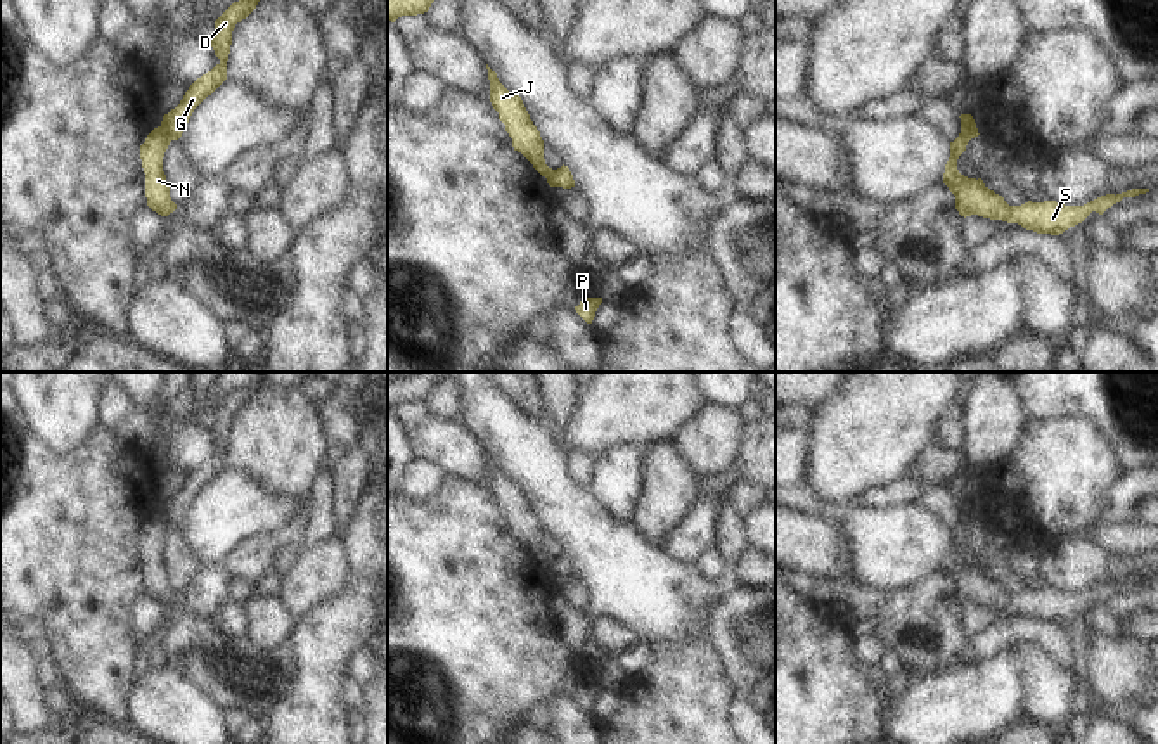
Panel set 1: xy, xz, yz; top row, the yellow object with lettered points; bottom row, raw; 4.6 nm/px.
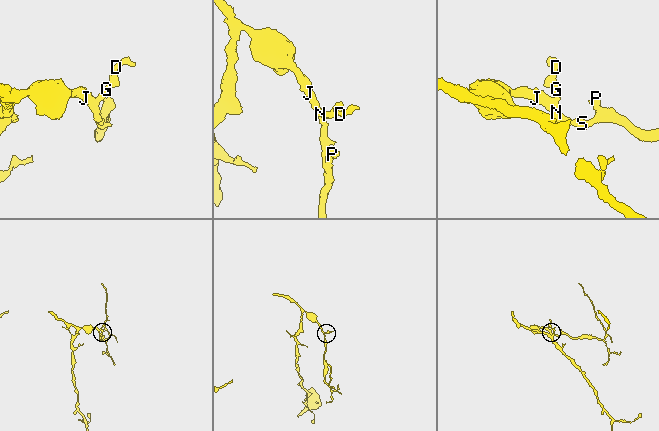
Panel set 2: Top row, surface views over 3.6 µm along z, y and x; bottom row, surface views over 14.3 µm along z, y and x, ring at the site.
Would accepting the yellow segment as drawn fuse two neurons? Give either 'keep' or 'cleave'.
cleave

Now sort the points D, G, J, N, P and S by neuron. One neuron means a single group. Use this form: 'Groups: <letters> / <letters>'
Groups: D G / J N P S.

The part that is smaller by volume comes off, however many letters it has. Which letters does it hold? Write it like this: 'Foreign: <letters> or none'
Foreign: D, G

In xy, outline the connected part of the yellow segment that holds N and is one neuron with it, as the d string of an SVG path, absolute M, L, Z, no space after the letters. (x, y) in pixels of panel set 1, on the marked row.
M158 126L140 145L140 159L145 173L147 206L161 216L168 216L177 209L177 204L170 197L170 187L163 171L163 157L170 142L170 137L161 126Z

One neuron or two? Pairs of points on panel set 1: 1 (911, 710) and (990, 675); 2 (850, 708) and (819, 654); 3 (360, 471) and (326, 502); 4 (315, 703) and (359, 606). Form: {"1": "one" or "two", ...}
{"1": "one", "2": "one", "3": "two", "4": "one"}

